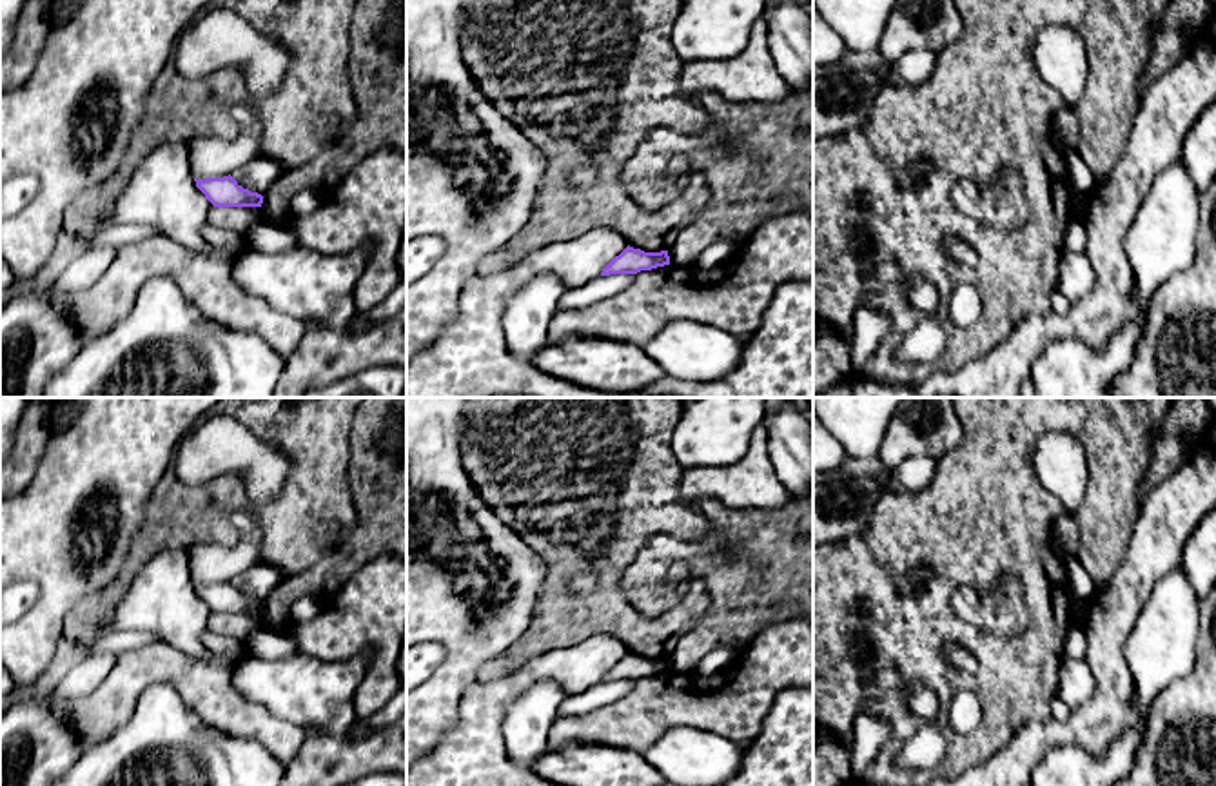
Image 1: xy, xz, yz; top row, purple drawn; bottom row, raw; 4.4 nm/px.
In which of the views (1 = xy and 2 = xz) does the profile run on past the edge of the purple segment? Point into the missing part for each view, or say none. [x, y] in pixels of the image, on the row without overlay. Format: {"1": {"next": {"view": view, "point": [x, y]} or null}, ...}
{"1": {"next": null}, "2": {"next": null}}

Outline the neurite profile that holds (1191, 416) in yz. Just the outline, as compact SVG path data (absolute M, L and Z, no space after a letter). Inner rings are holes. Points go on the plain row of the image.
M1172 398L1169 403L1167 416L1154 439L1152 461L1145 472L1145 477L1138 488L1140 505L1143 503L1149 490L1171 476L1191 452L1183 436L1196 436L1205 432L1212 414L1207 407L1205 398Z

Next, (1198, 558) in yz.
M1216 505L1187 537L1180 565L1198 601L1205 599L1216 585Z

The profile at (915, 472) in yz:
M913 456L902 461L891 474L891 486L920 492L935 477L938 461L929 456Z

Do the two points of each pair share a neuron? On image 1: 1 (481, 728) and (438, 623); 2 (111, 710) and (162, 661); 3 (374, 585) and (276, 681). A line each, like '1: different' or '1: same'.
1: different
2: same
3: different

